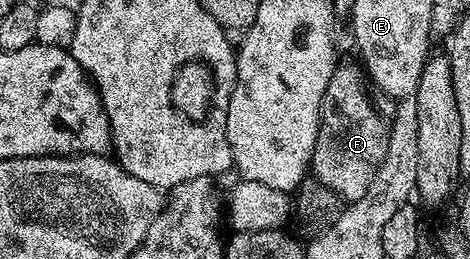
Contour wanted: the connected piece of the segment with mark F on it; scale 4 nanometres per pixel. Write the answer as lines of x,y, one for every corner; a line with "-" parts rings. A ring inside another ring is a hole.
356,62
343,63
334,66
331,81
323,93
321,124
313,150
311,171
341,200
352,201
363,197
363,193
371,189
371,181
375,181
375,173
379,173
379,165
383,165
383,157
387,153
389,129
386,120
373,106
366,72

